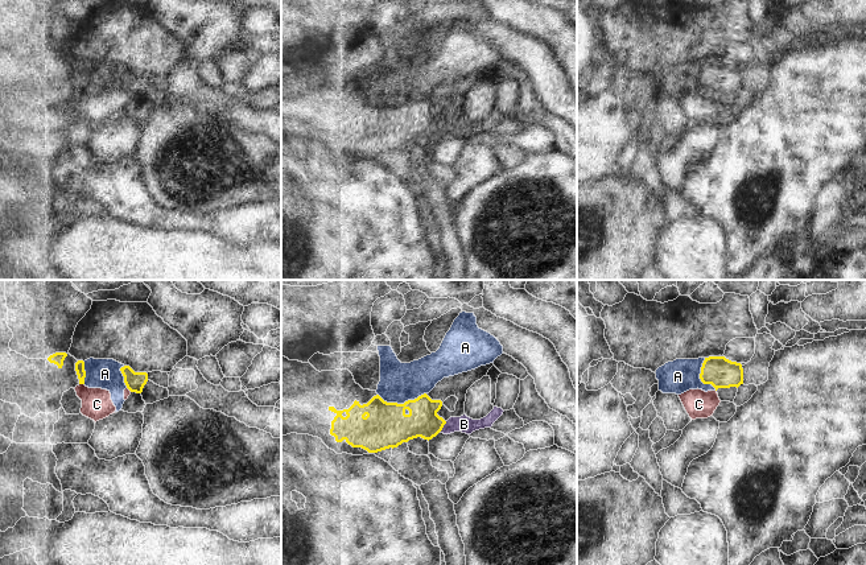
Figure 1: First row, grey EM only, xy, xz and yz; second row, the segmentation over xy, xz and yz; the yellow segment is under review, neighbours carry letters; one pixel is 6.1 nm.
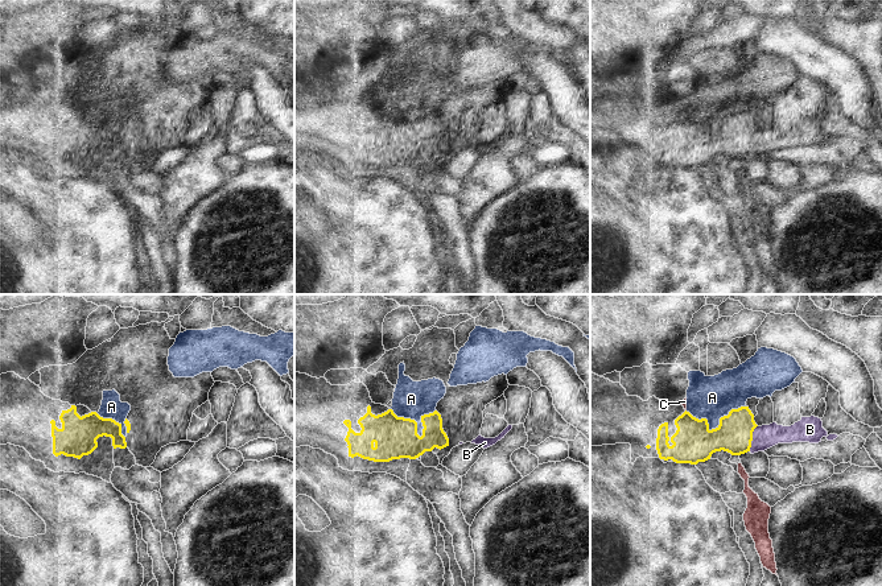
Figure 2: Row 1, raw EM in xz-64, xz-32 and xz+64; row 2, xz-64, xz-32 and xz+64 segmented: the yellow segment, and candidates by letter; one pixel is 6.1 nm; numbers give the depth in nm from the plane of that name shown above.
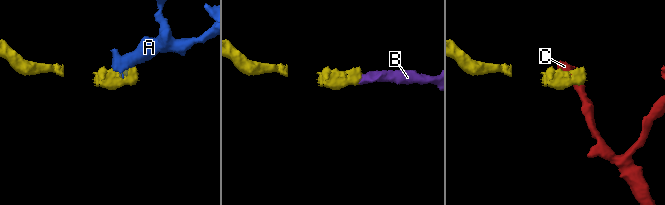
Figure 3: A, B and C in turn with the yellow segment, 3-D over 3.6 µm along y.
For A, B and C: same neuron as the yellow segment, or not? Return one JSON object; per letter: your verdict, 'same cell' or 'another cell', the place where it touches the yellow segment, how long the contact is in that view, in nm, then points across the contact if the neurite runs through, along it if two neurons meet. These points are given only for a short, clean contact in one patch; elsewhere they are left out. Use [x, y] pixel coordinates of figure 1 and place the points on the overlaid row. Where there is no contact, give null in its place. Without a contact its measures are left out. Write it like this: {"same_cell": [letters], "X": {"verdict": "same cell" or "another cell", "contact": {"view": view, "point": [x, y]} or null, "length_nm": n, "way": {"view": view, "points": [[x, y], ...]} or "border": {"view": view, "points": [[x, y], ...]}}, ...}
{"same_cell": ["B"], "A": {"verdict": "another cell", "contact": {"view": "xz", "point": [401, 404]}, "length_nm": 300, "border": {"view": "xz", "points": [[425, 392], [403, 403], [387, 403], [378, 395]]}}, "B": {"verdict": "same cell", "contact": {"view": "xz", "point": [442, 427]}, "length_nm": 80, "way": {"view": "xz", "points": [[423, 421], [442, 427], [464, 424]]}}, "C": {"verdict": "another cell", "contact": {"view": "xy", "point": [82, 383]}, "length_nm": 30, "border": {"view": "xy", "points": [[79, 383], [83, 384]]}}}

